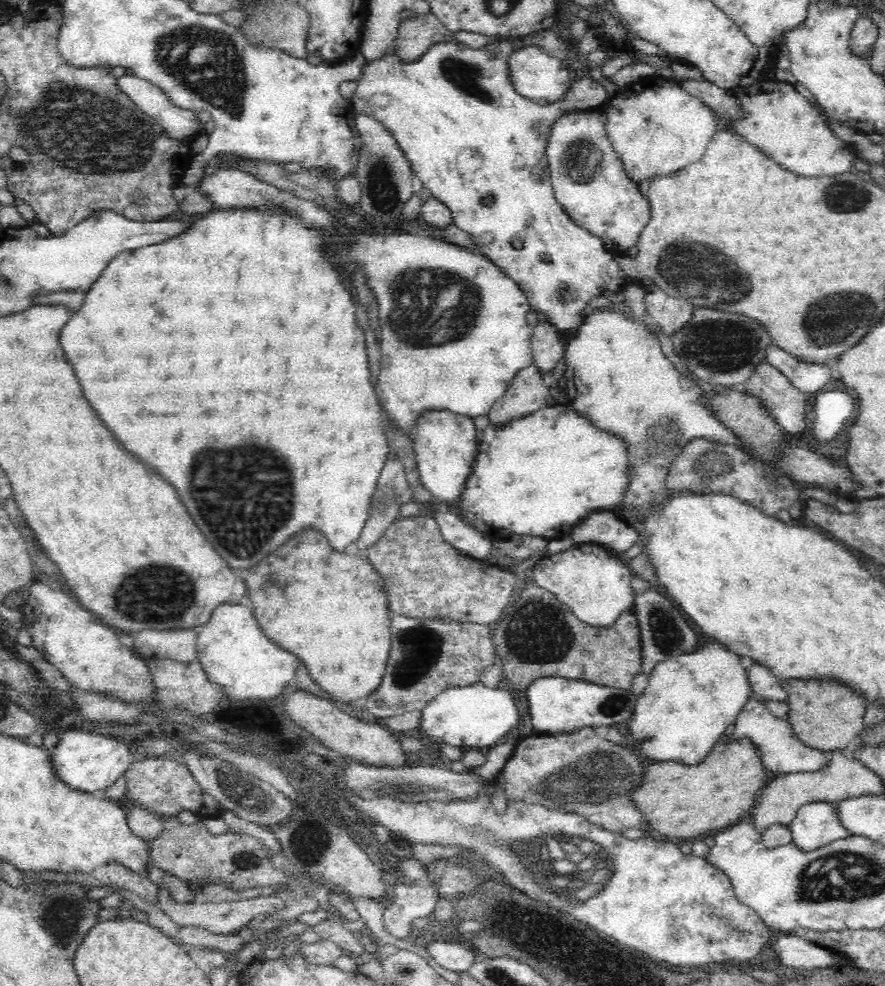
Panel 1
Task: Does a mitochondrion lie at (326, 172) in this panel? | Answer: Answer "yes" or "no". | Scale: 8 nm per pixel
no

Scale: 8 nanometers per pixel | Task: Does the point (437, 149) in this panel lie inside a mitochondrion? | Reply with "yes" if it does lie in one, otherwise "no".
no

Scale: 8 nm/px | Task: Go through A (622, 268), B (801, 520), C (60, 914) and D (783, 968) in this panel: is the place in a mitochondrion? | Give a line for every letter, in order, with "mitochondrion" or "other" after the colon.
A: other
B: other
C: mitochondrion
D: other

